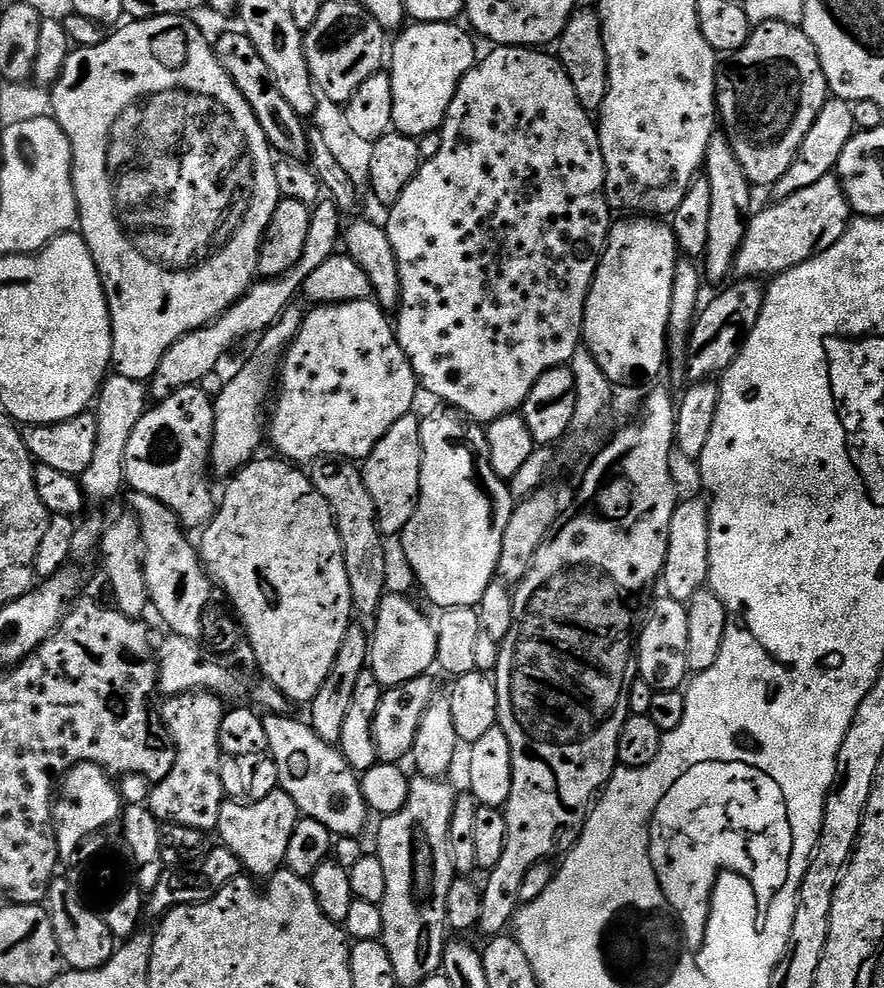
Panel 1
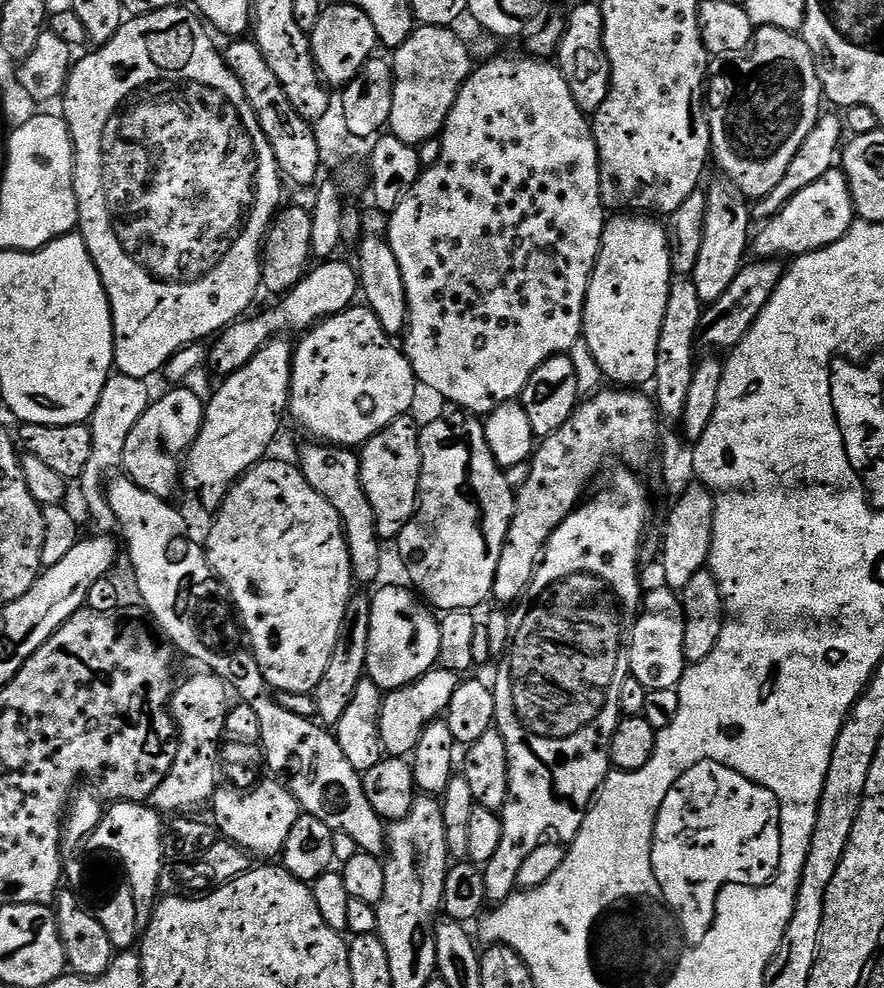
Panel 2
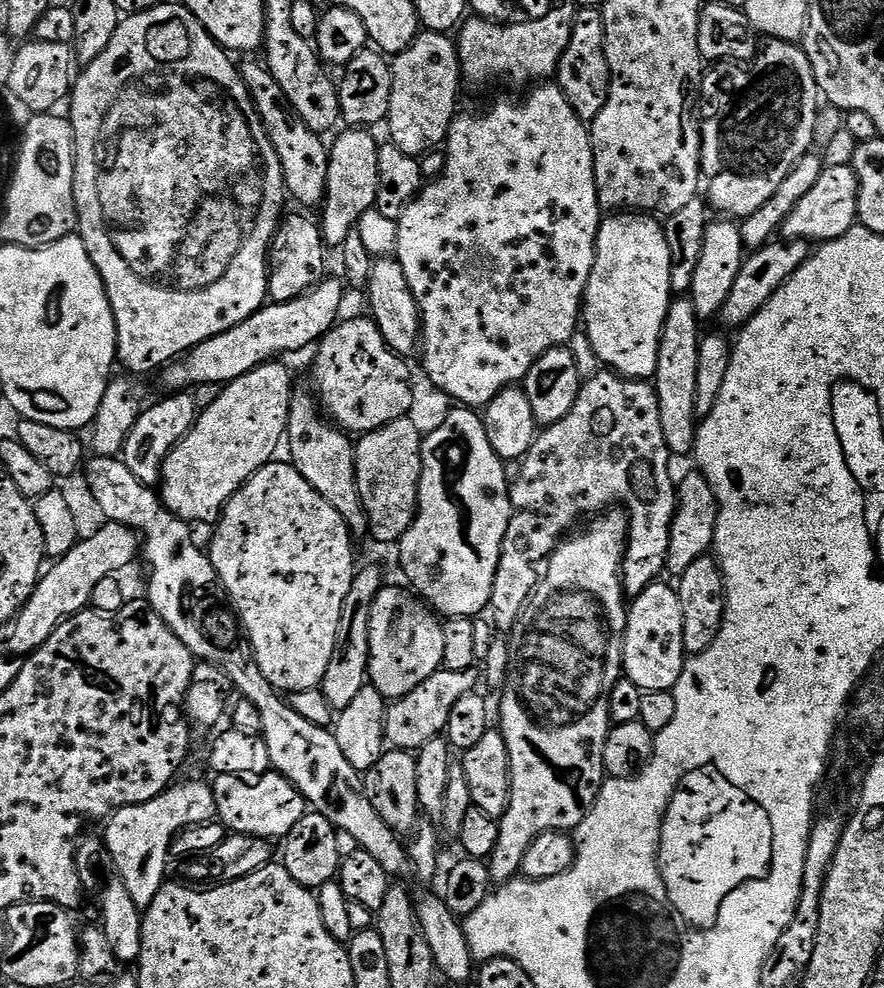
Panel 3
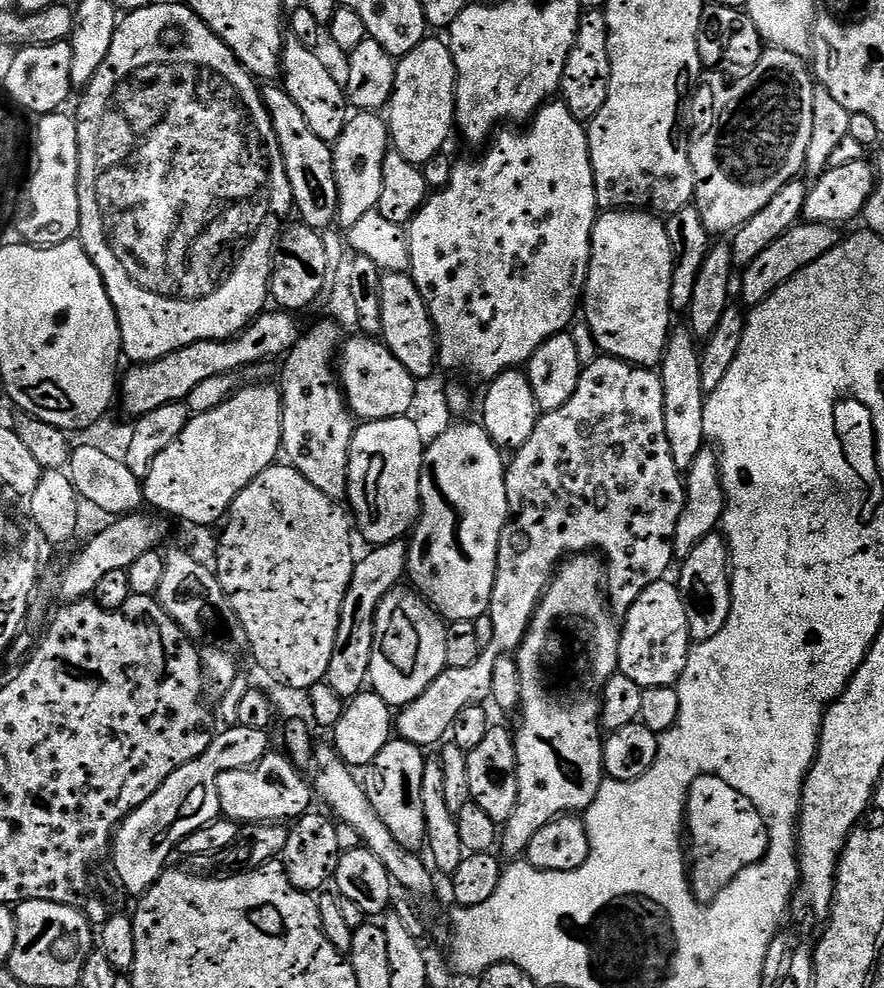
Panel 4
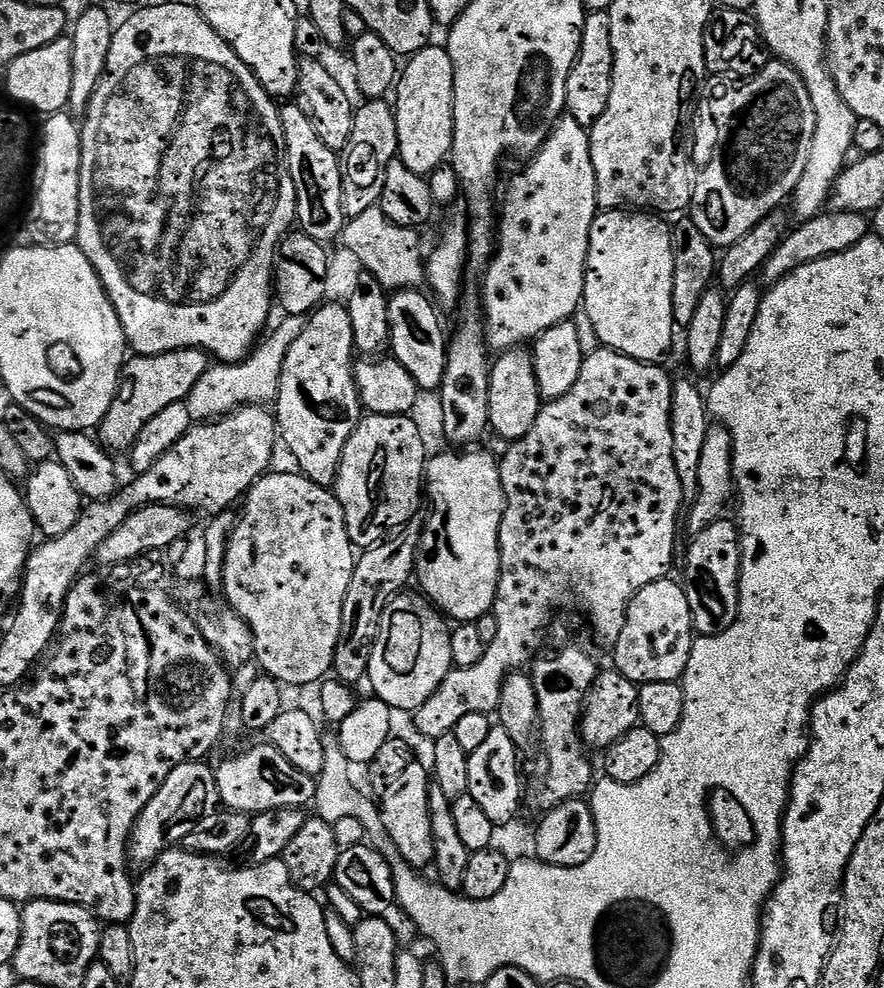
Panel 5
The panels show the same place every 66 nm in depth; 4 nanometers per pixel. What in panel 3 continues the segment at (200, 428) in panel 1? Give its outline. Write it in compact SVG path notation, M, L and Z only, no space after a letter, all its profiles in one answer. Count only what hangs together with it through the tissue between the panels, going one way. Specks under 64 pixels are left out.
M168 394L165 400L152 404L143 409L134 422L130 434L124 443L122 459L124 465L143 484L156 486L160 483L160 473L164 470L164 459L170 454L170 450L186 433L192 429L192 424L198 415L198 405L195 395L192 394Z

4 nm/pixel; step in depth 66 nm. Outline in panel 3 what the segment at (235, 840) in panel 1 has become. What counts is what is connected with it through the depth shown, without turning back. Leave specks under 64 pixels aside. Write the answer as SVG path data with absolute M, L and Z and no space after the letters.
M269 770L253 780L240 774L220 774L216 778L210 784L216 803L215 815L229 833L241 832L276 842L288 836L294 826L298 826L306 811L302 793L275 770Z

